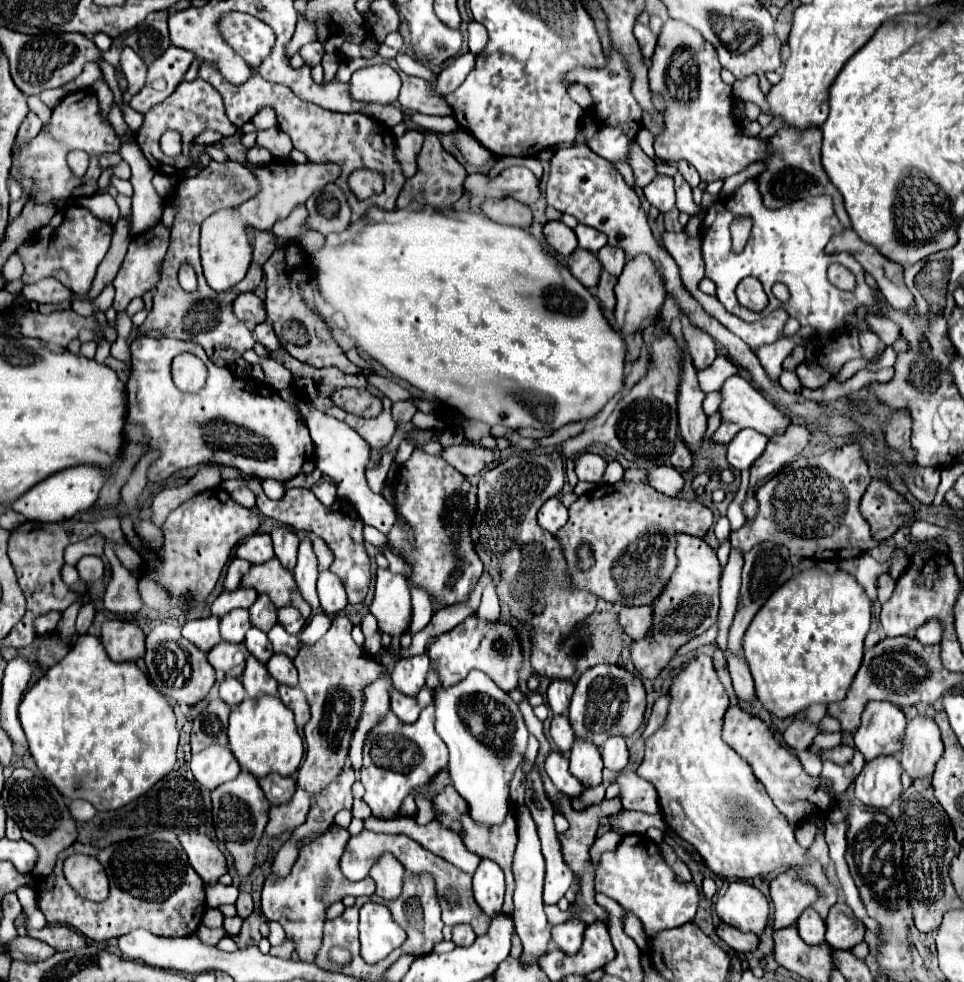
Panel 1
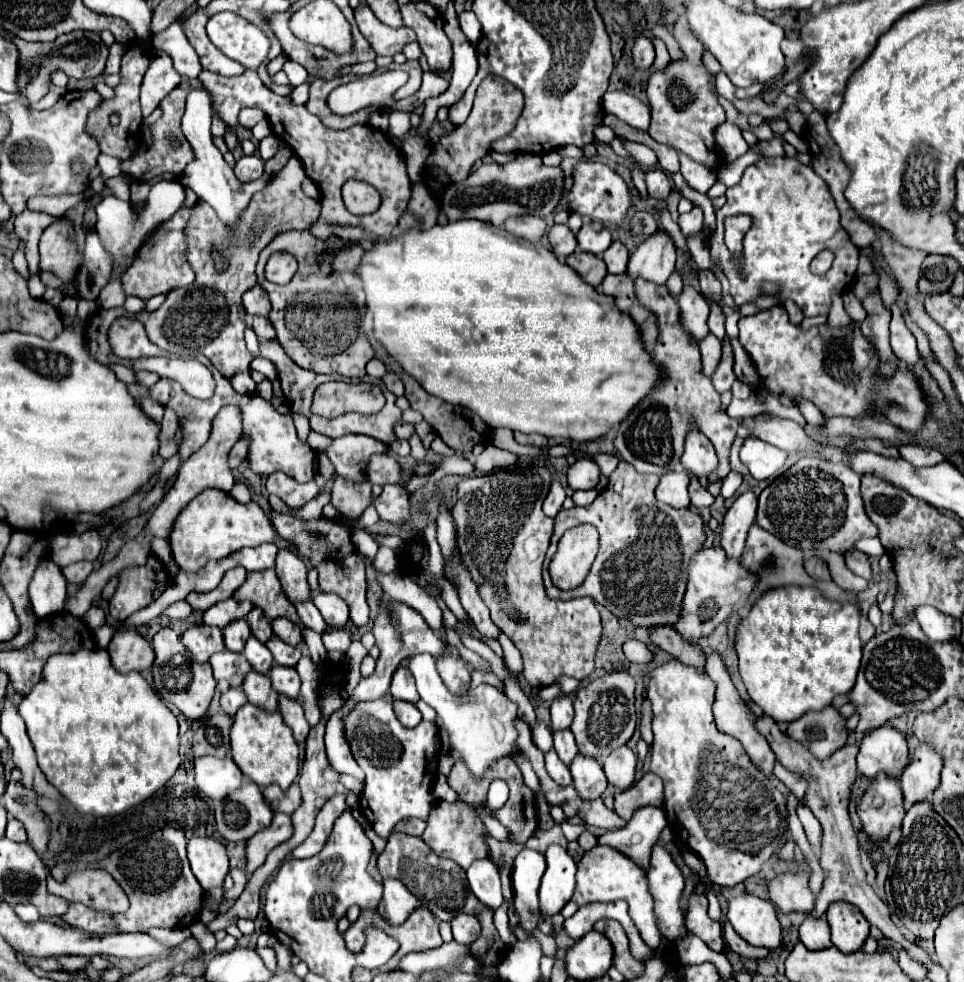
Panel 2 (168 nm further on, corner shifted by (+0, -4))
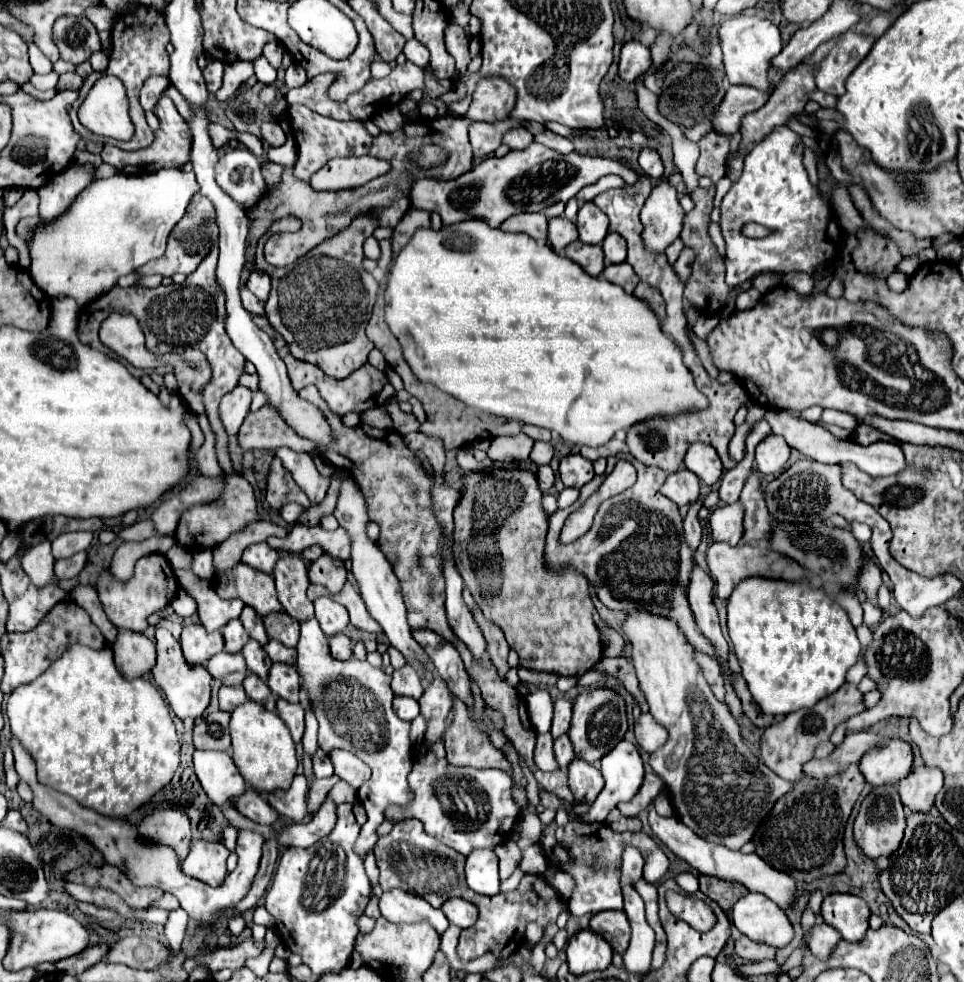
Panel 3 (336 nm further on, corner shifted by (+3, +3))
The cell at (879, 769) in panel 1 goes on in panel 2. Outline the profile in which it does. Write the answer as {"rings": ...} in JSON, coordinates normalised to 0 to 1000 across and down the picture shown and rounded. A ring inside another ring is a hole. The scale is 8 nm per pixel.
{"rings":[[[912,788],[910,794],[897,804],[889,829],[895,837],[895,847],[906,857],[920,855],[924,845],[937,835],[937,809],[933,809],[933,798],[918,788]]]}

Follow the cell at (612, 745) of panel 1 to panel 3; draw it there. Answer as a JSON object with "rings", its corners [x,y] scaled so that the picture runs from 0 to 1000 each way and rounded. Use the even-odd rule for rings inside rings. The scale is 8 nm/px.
{"rings":[[[645,753],[631,769],[627,769],[622,777],[629,799],[614,818],[612,826],[602,830],[602,836],[606,838],[624,838],[633,824],[637,824],[643,816],[654,816],[660,810],[668,793],[664,765],[654,755]]]}

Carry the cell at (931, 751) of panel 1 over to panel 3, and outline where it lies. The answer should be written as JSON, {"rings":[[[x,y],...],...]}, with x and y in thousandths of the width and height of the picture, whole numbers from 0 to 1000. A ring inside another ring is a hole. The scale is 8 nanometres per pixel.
{"rings":[[[961,779],[948,781],[942,791],[932,797],[932,808],[938,822],[944,826],[965,826],[971,808],[977,803],[979,789],[975,783],[965,783]]]}

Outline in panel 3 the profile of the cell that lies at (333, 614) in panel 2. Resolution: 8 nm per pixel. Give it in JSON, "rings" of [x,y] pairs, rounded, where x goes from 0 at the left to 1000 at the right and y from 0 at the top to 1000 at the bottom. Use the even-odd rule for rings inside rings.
{"rings":[[[330,608],[326,612],[326,618],[328,618],[328,630],[340,649],[357,643],[357,638],[361,636],[361,622],[342,608]]]}

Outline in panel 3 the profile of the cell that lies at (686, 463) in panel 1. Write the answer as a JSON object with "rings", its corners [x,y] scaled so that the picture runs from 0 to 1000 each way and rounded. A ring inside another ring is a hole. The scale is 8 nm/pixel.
{"rings":[[[728,506],[722,508],[720,512],[716,512],[716,518],[714,518],[714,524],[710,526],[710,543],[712,543],[712,551],[718,559],[724,557],[726,553],[726,547],[728,547],[728,537],[726,537],[726,531],[724,531],[724,520],[728,516]]]}

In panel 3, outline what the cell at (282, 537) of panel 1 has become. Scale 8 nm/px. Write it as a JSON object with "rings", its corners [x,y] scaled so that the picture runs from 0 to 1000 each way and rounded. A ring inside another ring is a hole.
{"rings":[[[297,565],[286,571],[286,577],[282,581],[286,590],[286,602],[288,610],[295,618],[295,622],[305,628],[307,632],[322,630],[326,626],[326,616],[317,608],[320,600],[320,586],[317,586],[317,573],[313,567]]]}

